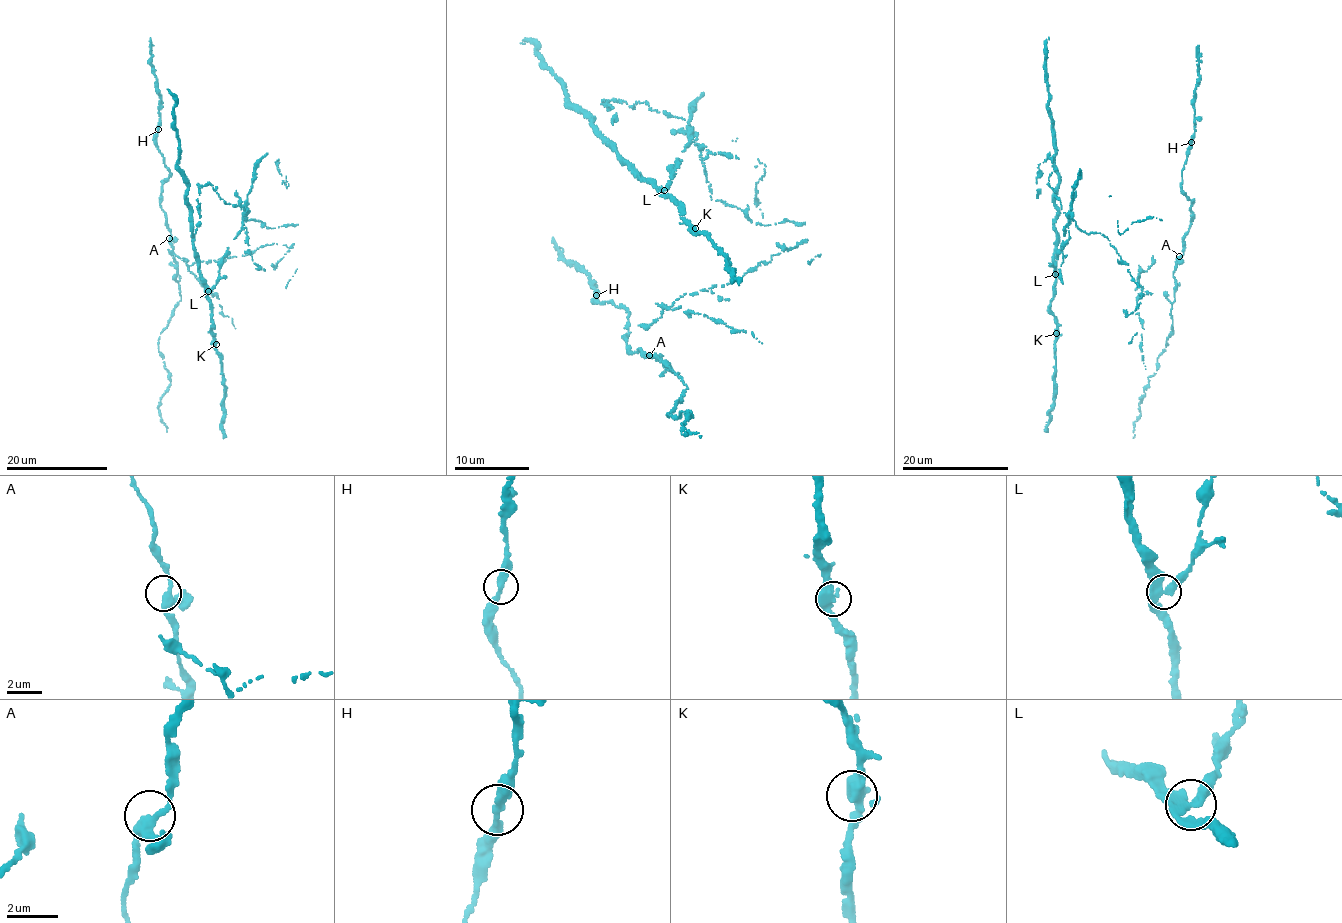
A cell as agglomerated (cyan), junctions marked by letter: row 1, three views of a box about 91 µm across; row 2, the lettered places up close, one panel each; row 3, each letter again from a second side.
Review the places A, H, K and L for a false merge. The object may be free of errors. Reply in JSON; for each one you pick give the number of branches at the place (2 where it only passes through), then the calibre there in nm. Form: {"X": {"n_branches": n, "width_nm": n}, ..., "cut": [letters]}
{"L": {"n_branches": 3, "width_nm": 320}, "cut": ["L"]}

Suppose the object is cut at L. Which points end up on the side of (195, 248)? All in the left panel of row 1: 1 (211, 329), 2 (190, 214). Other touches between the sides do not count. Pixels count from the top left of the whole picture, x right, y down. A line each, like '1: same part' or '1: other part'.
1: same part
2: same part

